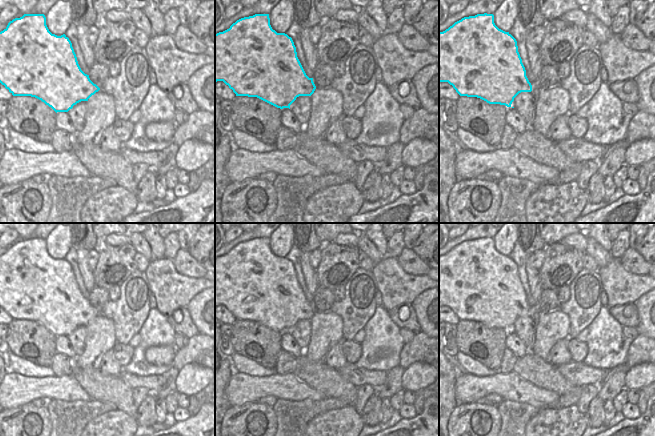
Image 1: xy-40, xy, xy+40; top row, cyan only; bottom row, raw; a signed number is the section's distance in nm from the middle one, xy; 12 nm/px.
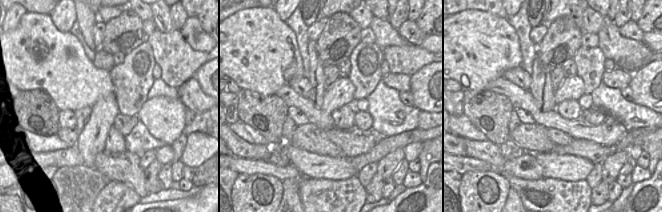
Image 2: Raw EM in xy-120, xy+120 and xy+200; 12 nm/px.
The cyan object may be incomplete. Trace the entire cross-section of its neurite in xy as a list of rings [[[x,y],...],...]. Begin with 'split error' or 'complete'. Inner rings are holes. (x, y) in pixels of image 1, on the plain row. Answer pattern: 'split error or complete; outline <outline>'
complete; outline [[[255,238],[253,240],[241,242],[233,247],[229,253],[215,258],[215,306],[217,305],[223,305],[226,309],[229,310],[230,313],[233,314],[236,320],[257,321],[280,333],[290,333],[290,329],[296,324],[297,321],[311,320],[316,313],[313,302],[309,302],[306,299],[297,281],[296,271],[292,262],[285,257],[277,257],[275,254],[272,253],[270,249],[269,238]]]

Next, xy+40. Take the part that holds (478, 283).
complete; outline [[[487,237],[464,241],[439,256],[439,306],[448,306],[460,320],[477,321],[489,328],[507,331],[511,331],[519,317],[532,315],[516,263],[509,256],[499,253],[494,247],[494,239]]]

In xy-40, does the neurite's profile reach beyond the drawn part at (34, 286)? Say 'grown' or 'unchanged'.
unchanged

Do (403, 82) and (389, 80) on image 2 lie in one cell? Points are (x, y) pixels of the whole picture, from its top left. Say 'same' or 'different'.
same

